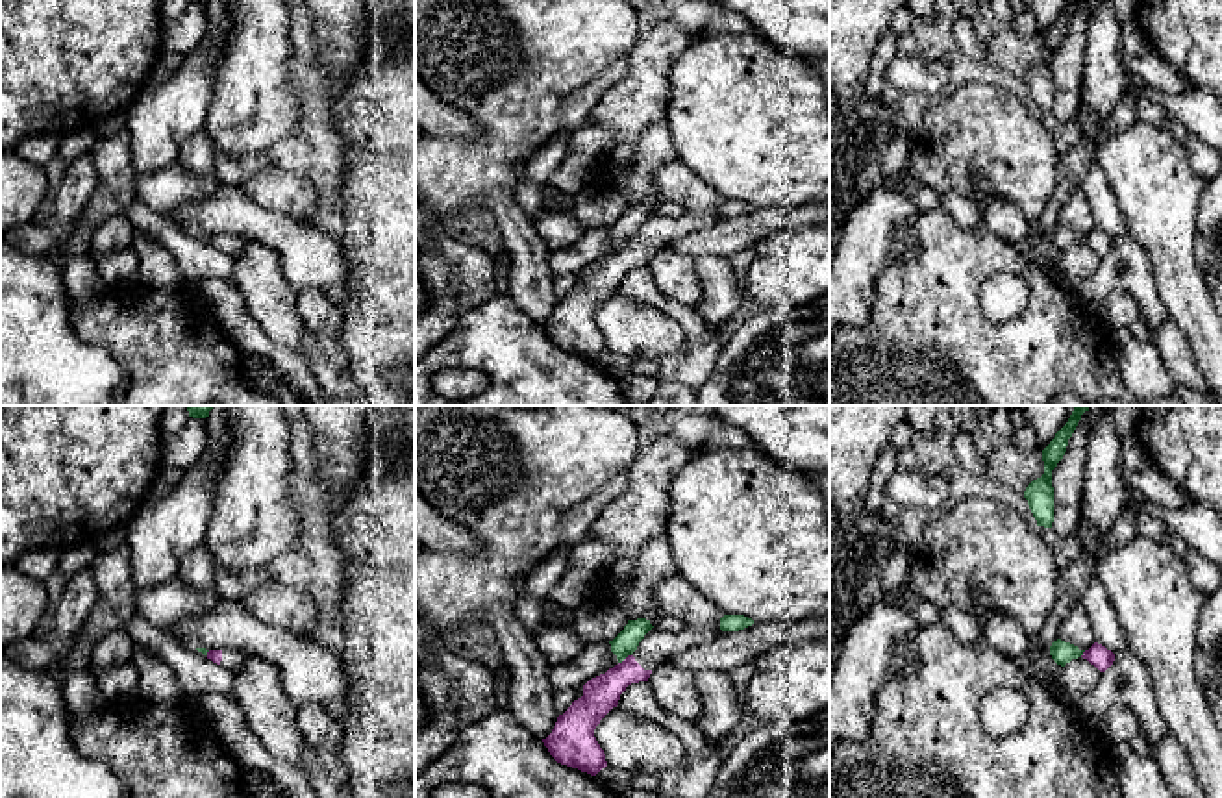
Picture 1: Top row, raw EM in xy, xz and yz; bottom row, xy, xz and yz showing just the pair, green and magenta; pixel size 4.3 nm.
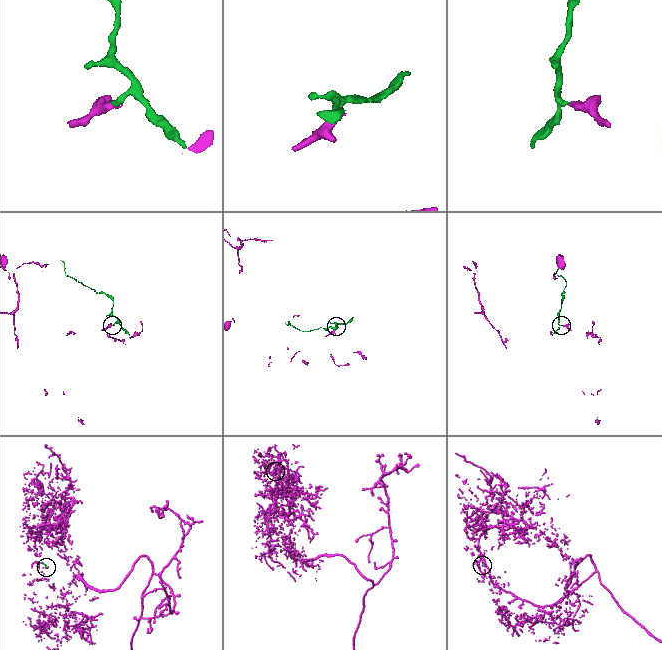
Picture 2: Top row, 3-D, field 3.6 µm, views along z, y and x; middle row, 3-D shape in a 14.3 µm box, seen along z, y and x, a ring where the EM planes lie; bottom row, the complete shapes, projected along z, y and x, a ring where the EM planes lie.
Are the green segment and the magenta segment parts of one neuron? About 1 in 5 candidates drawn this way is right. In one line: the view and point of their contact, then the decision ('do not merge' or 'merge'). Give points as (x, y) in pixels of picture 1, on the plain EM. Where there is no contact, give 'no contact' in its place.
xz (624, 243) | do not merge

